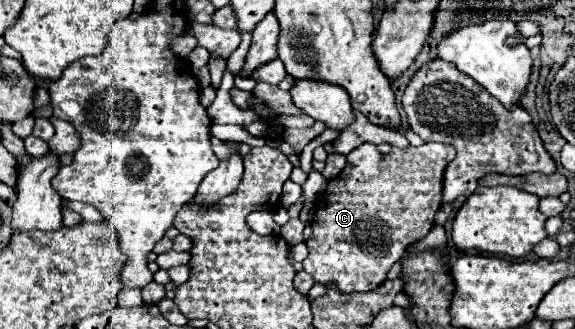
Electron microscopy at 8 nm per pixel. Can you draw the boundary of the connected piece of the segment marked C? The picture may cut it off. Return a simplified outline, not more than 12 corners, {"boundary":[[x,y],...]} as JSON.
{"boundary":[[362,143],[316,201],[316,283],[372,291],[428,235],[454,147]]}

